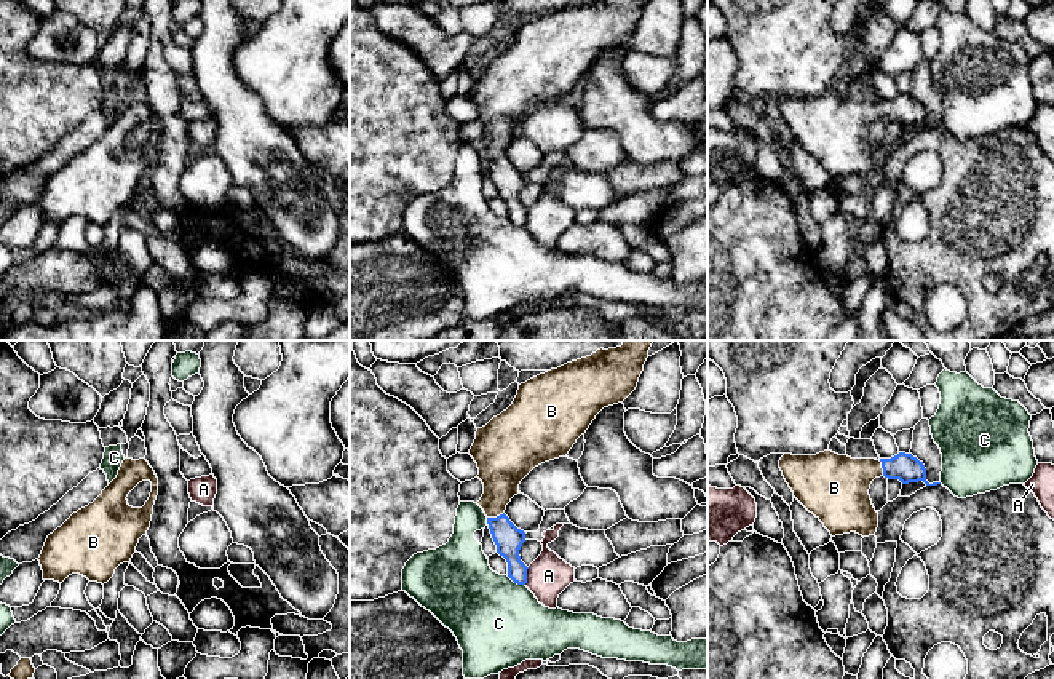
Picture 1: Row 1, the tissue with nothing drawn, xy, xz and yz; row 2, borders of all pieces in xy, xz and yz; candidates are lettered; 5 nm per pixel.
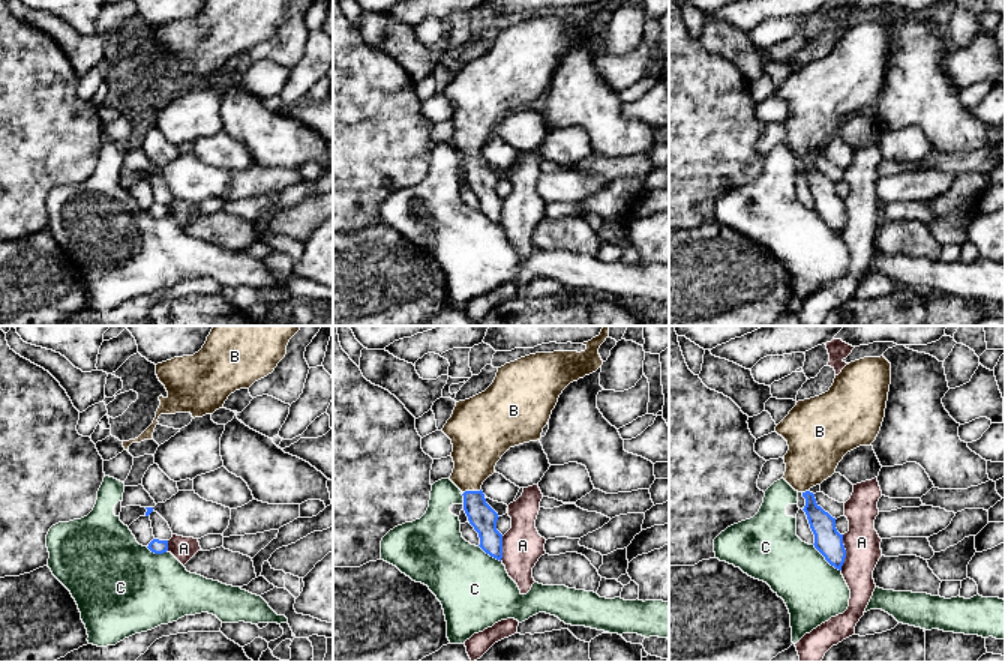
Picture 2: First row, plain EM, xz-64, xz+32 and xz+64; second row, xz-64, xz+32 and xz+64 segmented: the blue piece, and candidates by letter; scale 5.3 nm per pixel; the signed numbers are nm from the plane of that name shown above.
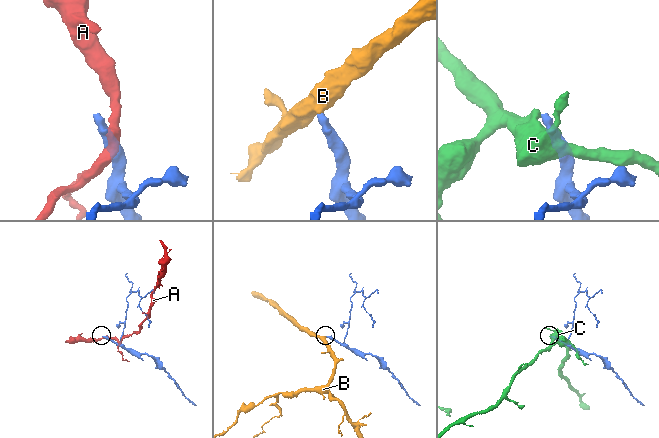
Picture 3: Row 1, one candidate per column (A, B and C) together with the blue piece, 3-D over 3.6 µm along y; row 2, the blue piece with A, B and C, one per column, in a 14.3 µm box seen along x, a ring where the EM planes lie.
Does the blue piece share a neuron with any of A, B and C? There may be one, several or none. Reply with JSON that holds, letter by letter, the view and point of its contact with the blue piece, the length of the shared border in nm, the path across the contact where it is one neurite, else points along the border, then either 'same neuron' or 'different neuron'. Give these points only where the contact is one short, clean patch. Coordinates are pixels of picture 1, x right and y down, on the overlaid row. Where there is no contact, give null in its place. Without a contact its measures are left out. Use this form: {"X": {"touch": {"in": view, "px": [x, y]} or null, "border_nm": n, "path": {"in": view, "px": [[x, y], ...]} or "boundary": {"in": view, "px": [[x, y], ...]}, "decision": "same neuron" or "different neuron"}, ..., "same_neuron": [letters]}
{"A": {"touch": {"in": "xz", "px": [526, 575]}, "border_nm": 90, "decision": "different neuron"}, "B": {"touch": {"in": "xz", "px": [497, 516]}, "border_nm": 90, "path": {"in": "xz", "px": [[508, 539], [497, 516], [502, 467]]}, "decision": "same neuron"}, "C": {"touch": {"in": "xz", "px": [516, 582]}, "border_nm": 110, "boundary": {"in": "xz", "px": [[507, 575], [524, 585]]}, "decision": "different neuron"}, "same_neuron": ["B"]}

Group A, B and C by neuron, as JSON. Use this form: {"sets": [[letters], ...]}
{"sets": [["A"], ["B"], ["C"]]}

